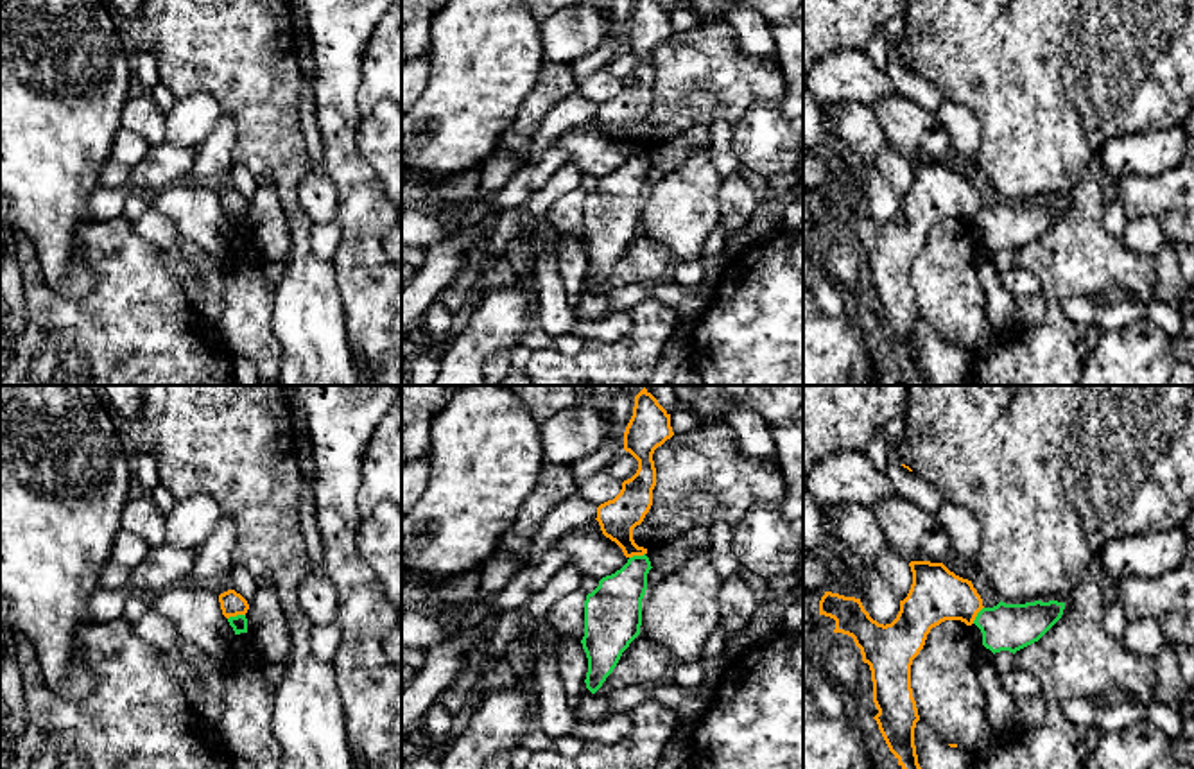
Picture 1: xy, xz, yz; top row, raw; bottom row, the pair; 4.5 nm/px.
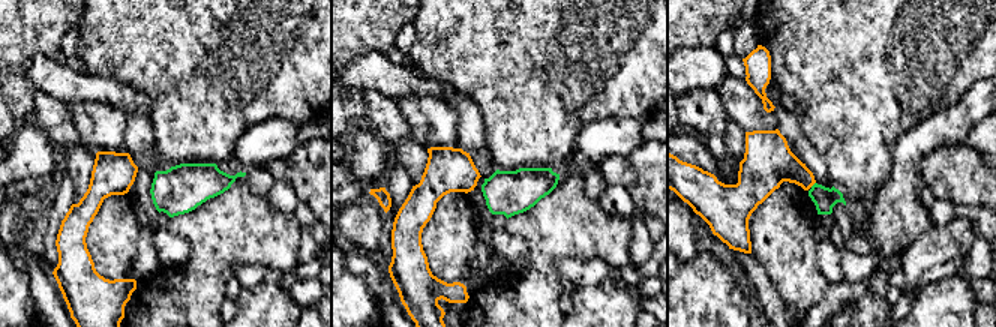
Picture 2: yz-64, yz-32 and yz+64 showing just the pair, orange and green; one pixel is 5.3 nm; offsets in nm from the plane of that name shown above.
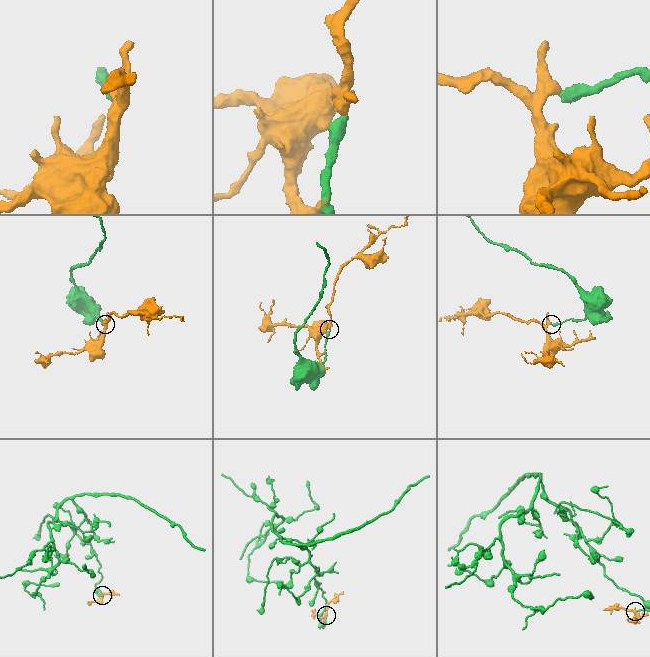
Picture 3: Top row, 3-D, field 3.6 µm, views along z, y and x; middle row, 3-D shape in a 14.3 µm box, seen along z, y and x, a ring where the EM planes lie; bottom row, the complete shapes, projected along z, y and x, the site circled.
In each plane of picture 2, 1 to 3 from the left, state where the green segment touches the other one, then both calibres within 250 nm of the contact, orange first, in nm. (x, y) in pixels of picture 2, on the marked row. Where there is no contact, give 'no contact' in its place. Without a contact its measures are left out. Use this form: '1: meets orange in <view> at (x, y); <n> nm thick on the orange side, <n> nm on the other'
1: no contact
2: no contact
3: meets orange in yz+64 at (812, 185); 240 nm thick on the orange side, 120 nm on the other

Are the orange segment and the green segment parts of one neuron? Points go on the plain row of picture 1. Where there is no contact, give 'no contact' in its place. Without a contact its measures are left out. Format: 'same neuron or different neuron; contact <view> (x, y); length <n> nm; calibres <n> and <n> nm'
different neuron; contact xy (235, 214); length 80 nm; calibres 110 and 70 nm

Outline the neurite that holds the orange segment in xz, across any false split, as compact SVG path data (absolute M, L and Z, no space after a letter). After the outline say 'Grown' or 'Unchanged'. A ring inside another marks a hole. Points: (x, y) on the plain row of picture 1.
M635 0L633 14L624 30L624 48L638 59L636 72L622 81L620 91L597 106L597 120L606 136L615 140L626 156L644 154L647 147L638 145L633 138L633 127L640 124L653 104L653 88L656 84L656 66L653 52L674 34L671 13L658 0Z. Unchanged

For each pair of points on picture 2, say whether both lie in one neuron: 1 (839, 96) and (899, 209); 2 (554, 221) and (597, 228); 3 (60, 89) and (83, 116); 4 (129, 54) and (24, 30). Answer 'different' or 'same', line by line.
1: different
2: same
3: different
4: different

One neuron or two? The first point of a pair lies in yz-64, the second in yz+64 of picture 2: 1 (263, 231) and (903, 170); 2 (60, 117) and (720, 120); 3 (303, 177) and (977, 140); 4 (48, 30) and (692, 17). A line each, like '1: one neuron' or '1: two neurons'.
1: one neuron
2: one neuron
3: two neurons
4: one neuron

